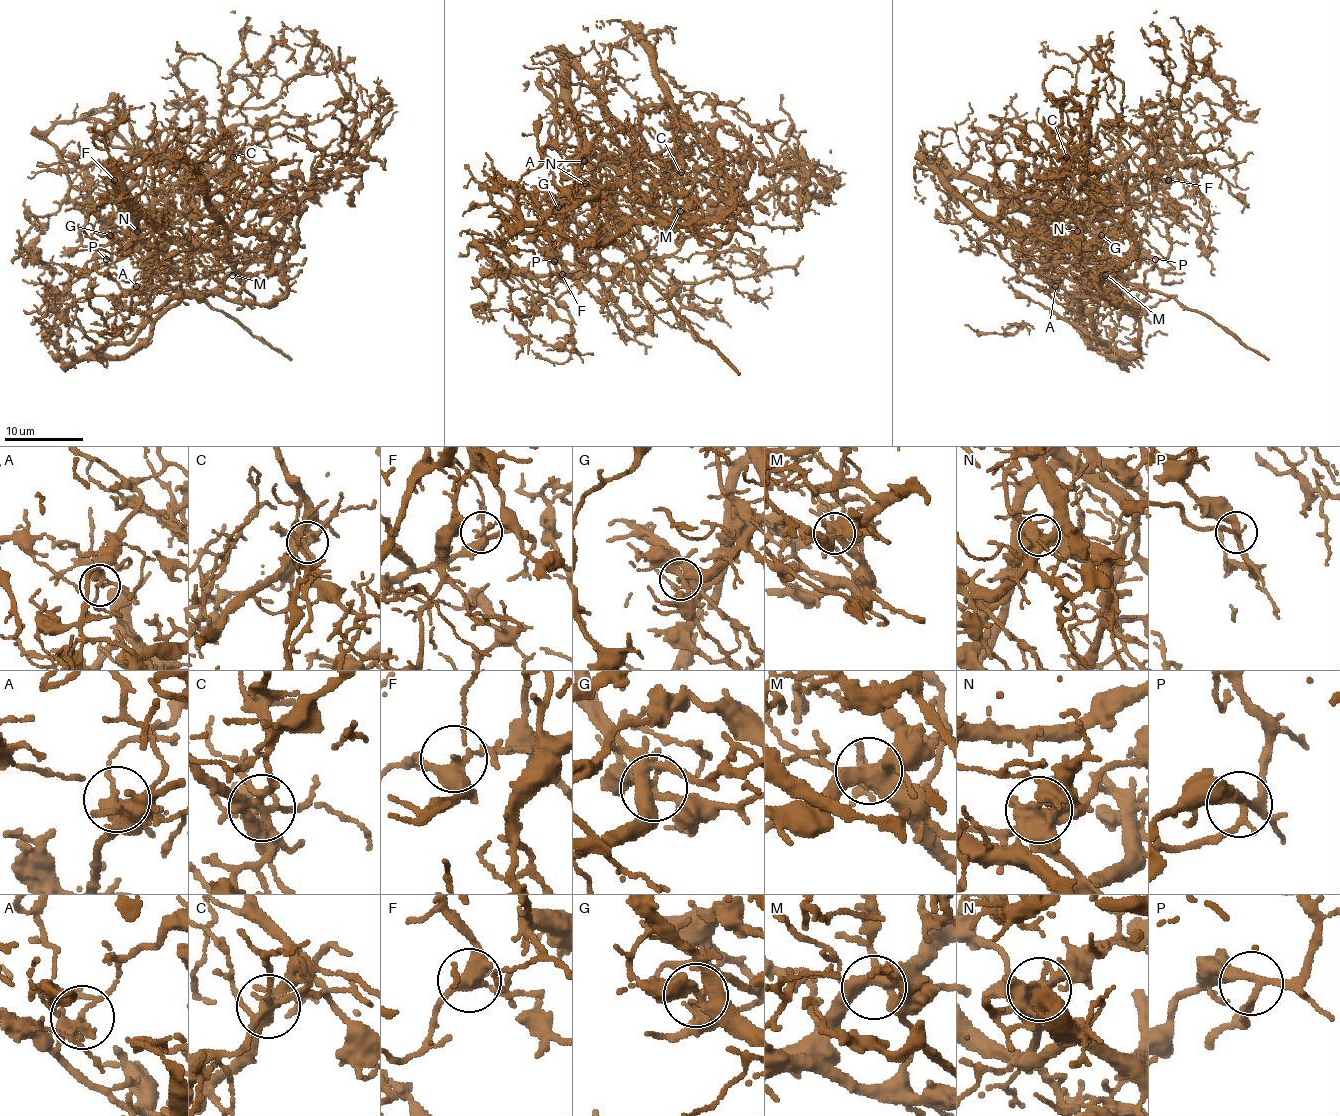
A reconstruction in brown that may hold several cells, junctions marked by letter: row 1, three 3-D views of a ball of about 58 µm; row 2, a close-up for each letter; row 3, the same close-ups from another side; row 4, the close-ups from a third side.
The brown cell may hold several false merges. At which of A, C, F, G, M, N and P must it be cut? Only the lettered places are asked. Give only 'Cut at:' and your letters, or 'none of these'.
Cut at: A, C, N

